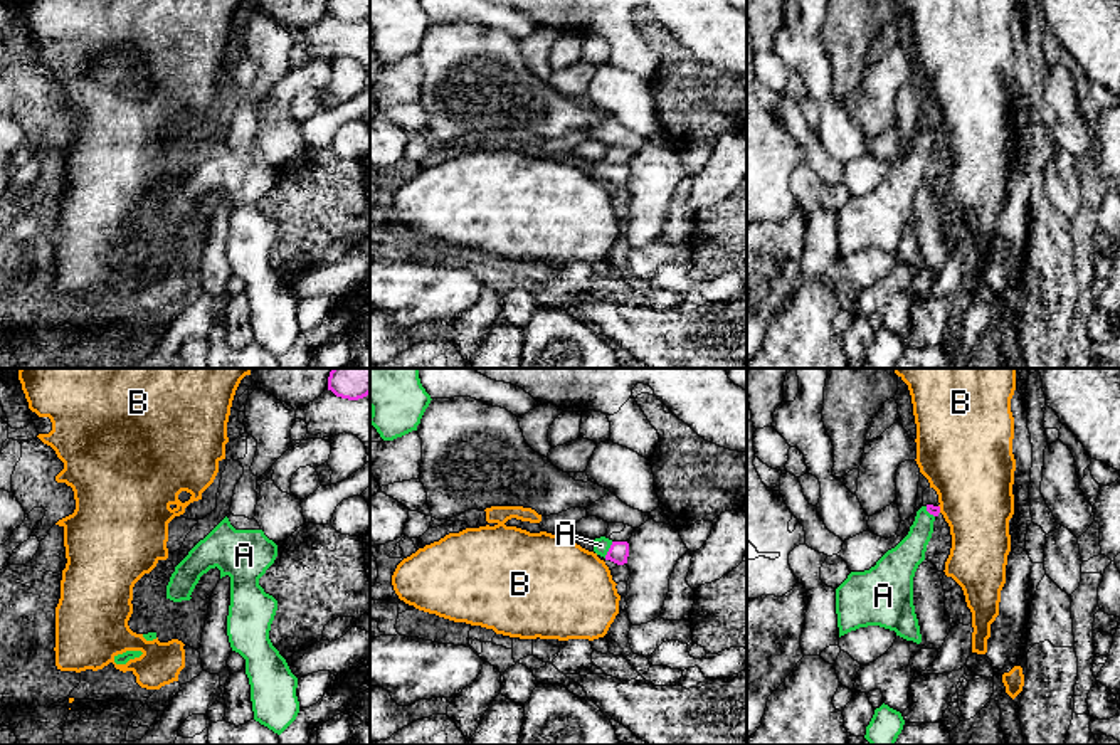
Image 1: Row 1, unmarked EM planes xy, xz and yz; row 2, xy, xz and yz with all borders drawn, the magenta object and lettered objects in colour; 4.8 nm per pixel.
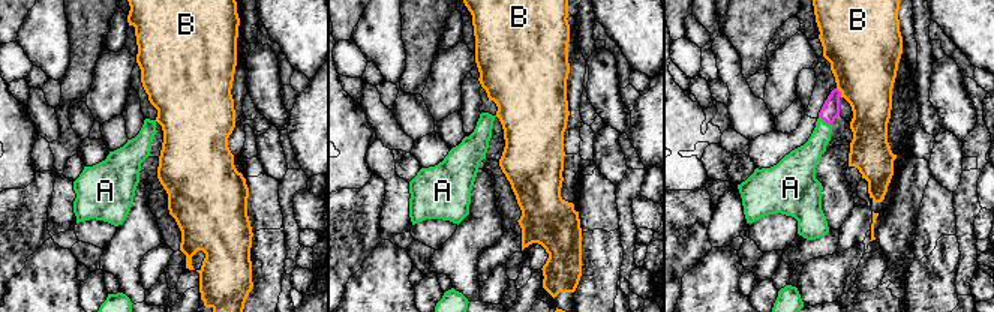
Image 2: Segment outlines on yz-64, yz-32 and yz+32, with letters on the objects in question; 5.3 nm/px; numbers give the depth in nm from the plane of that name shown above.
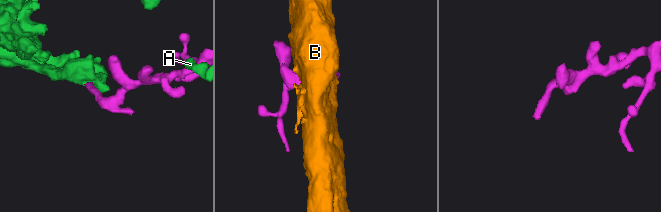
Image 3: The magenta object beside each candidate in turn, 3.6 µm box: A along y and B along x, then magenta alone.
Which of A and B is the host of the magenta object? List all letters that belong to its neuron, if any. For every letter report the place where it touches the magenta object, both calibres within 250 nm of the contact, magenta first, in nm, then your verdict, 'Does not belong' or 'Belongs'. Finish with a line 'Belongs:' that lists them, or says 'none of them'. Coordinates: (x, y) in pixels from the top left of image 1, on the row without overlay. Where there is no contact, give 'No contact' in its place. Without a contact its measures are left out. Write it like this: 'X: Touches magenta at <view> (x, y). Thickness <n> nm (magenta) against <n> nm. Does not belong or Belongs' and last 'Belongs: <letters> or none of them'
A: Touches magenta at xz (609, 174). Thickness 100 nm (magenta) against 80 nm. Belongs
B: Touches magenta at yz (939, 132). Thickness 50 nm (magenta) against 400 nm. Does not belong
Belongs: A

